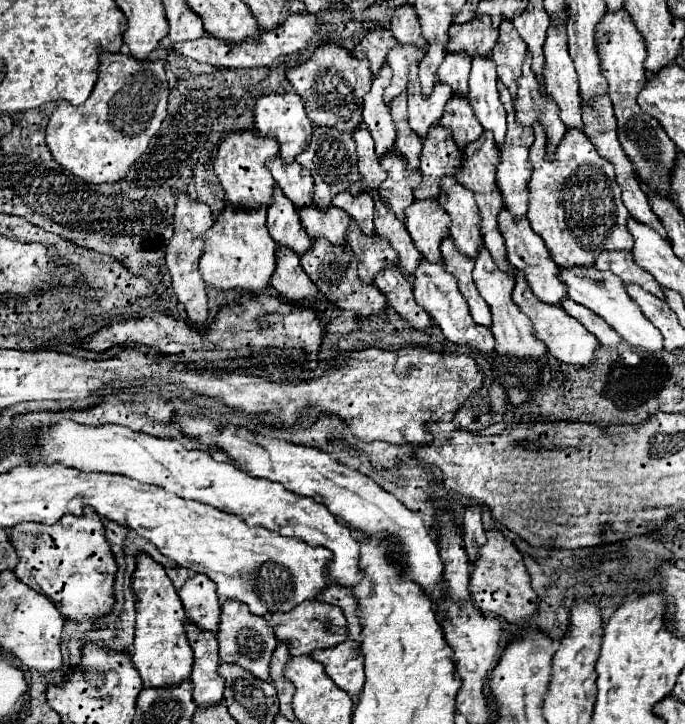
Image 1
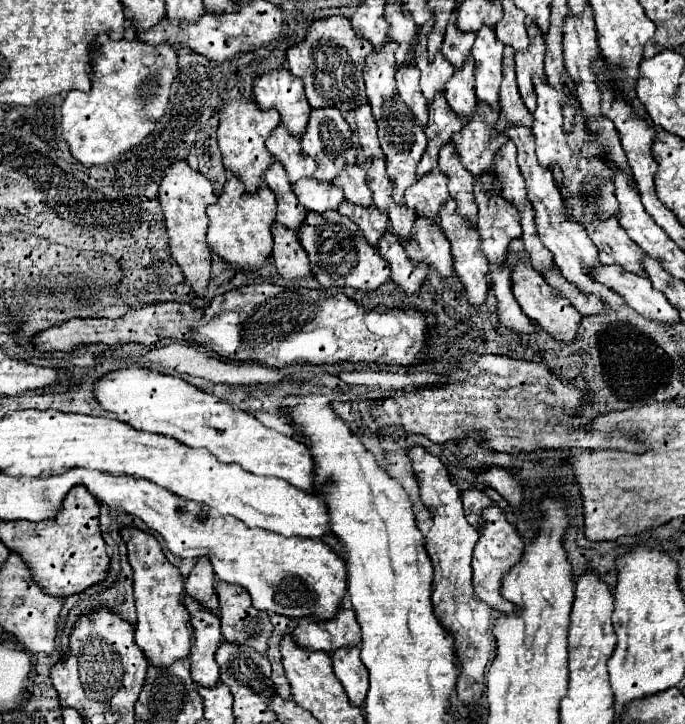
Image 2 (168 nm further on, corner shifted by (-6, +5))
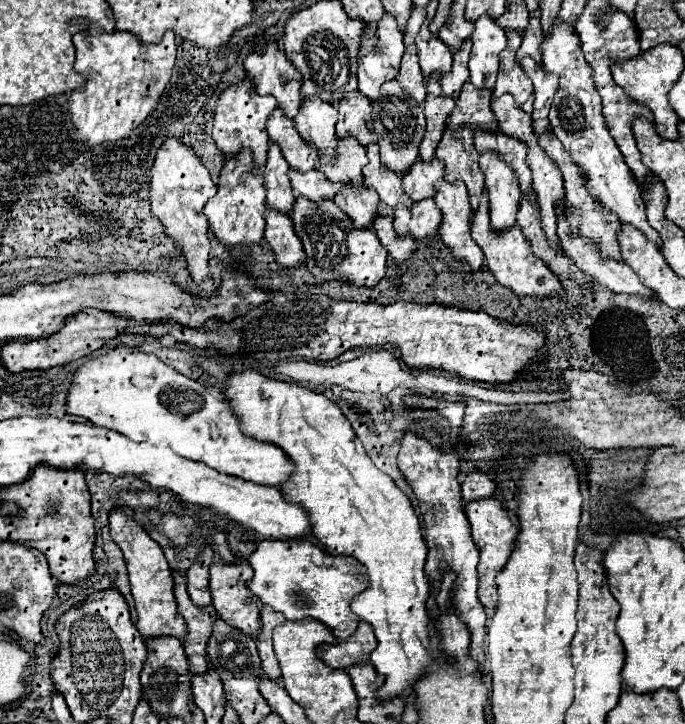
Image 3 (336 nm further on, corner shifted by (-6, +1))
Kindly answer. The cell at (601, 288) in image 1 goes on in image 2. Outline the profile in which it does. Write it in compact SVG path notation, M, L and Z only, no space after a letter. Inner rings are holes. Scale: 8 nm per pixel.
M511 126L511 130L507 130L507 136L515 142L517 146L517 162L521 168L521 174L525 178L527 184L527 198L535 210L535 224L537 224L537 234L539 240L551 250L555 266L561 270L563 278L567 278L567 282L571 282L573 286L577 286L583 294L593 294L597 298L601 298L609 308L619 308L623 304L627 304L623 300L623 296L619 296L615 290L599 284L597 280L593 280L591 270L599 268L599 250L597 246L591 242L591 238L587 236L585 228L579 226L577 222L569 222L567 218L563 218L563 204L561 204L561 194L559 188L553 180L553 174L549 170L543 170L537 162L535 156L535 140L531 130L523 130L523 126Z

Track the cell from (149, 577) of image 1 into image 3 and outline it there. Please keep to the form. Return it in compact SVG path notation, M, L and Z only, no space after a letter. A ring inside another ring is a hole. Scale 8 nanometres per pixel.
M117 506L109 514L109 528L113 542L123 550L125 562L129 568L131 592L135 598L137 610L137 630L143 638L157 638L157 636L175 636L179 640L185 638L187 628L183 618L177 614L177 604L173 596L173 572L163 556L161 546L145 532L145 528L135 522L133 510L127 506Z

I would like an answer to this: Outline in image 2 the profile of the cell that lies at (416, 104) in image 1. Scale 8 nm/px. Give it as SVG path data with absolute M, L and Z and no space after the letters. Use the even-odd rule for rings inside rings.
M429 26L421 28L421 40L419 40L419 50L415 50L415 66L421 72L421 92L427 98L427 104L433 102L437 92L445 90L445 84L451 80L455 68L441 56L437 54L433 60L427 58L427 34Z

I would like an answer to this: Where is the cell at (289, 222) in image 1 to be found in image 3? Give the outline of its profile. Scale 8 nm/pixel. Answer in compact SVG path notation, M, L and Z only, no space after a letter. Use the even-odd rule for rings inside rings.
M277 144L269 146L267 164L265 164L265 188L267 188L267 204L275 210L291 214L295 196L289 182L289 166Z

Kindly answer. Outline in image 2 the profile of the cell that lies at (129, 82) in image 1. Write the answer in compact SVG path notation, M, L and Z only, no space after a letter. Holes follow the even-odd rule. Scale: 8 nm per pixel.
M99 34L93 46L93 86L89 92L71 90L61 106L63 138L71 148L71 154L83 166L107 166L119 154L141 144L157 126L165 114L171 82L177 74L177 52L171 44L151 46L141 40L111 40L107 34Z

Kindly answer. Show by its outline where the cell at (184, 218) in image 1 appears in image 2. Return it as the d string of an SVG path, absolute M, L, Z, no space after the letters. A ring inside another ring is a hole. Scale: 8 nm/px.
M179 160L163 176L163 184L159 188L159 202L163 206L165 226L169 234L169 246L171 256L179 264L181 272L185 274L185 280L191 284L193 292L197 296L205 296L209 274L211 274L211 252L207 250L205 242L205 230L207 230L207 206L217 202L217 196L213 192L213 184L201 174L189 168L187 162Z

